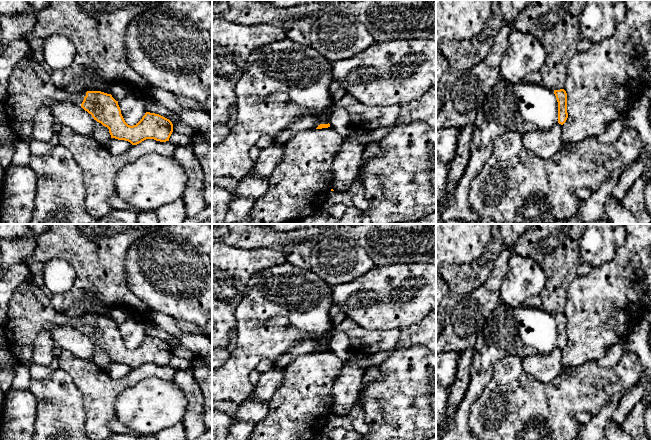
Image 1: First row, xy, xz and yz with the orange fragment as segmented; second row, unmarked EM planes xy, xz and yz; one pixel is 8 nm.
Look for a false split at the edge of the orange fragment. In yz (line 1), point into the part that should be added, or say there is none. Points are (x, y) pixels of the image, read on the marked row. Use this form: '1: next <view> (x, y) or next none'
1: next yz (523, 107)

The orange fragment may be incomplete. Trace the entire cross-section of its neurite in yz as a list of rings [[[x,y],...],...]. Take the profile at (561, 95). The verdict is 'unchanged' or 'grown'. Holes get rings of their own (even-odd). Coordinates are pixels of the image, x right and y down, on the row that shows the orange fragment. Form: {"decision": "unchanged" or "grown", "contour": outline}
{"decision": "grown", "contour": [[[501,78],[488,93],[482,112],[484,122],[474,132],[469,163],[453,195],[439,213],[441,221],[479,220],[468,201],[470,183],[491,157],[494,141],[507,132],[524,135],[535,130],[548,130],[556,123],[563,125],[568,118],[567,93],[564,89],[551,90],[524,81],[512,84]]]}

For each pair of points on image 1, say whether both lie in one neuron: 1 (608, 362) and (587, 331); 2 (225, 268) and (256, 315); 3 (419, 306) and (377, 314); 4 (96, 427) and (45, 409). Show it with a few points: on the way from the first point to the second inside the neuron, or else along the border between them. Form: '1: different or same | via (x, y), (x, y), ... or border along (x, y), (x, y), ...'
1: different | border along (624, 343), (613, 344), (597, 361)
2: different | border along (255, 274), (250, 278), (245, 289), (236, 317)
3: same | via (409, 306), (405, 306), (400, 311), (387, 311)
4: different | border along (82, 400), (85, 410), (85, 429)

